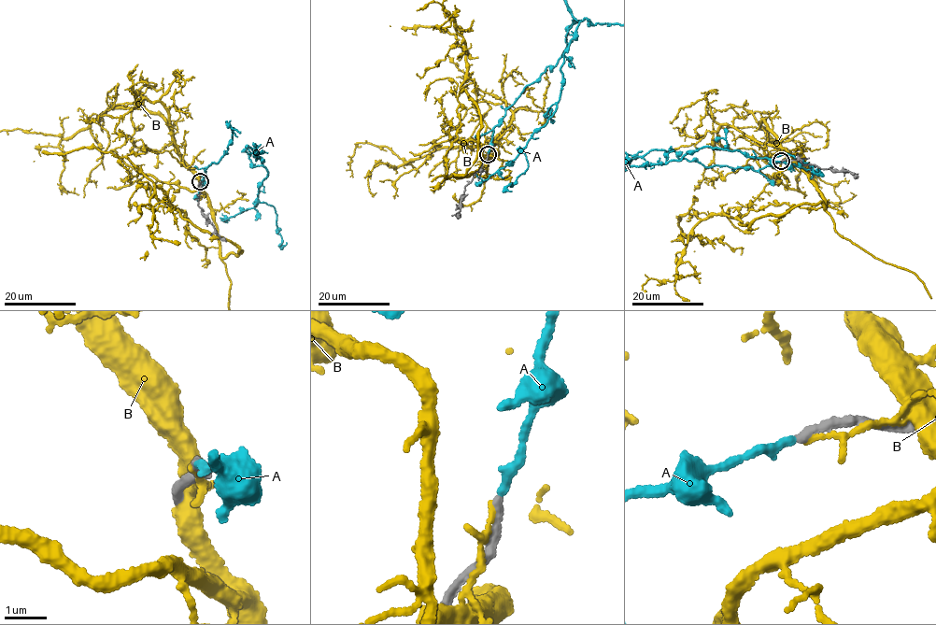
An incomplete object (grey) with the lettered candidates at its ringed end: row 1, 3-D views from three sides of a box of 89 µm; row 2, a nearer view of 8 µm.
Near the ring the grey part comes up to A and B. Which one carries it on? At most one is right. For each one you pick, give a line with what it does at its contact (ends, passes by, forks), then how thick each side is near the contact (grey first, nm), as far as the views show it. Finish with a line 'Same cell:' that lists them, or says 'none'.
A: It ends there. Thickness 200 nm (grey) against 200 nm
Same cell: A

